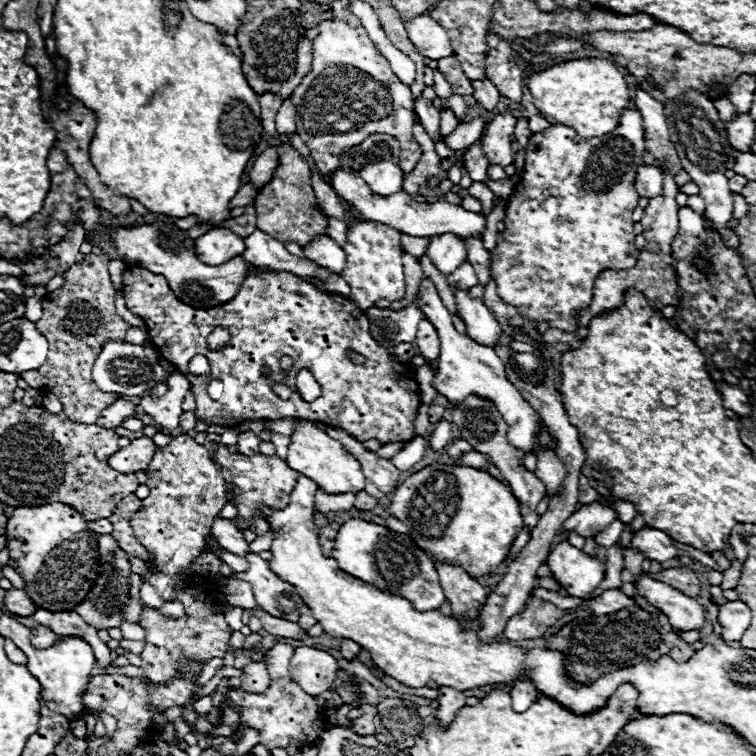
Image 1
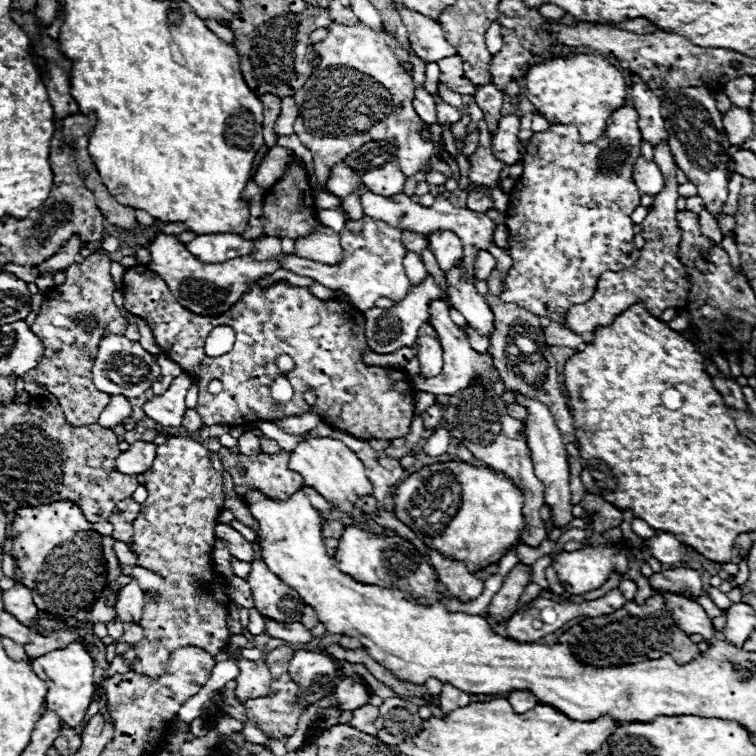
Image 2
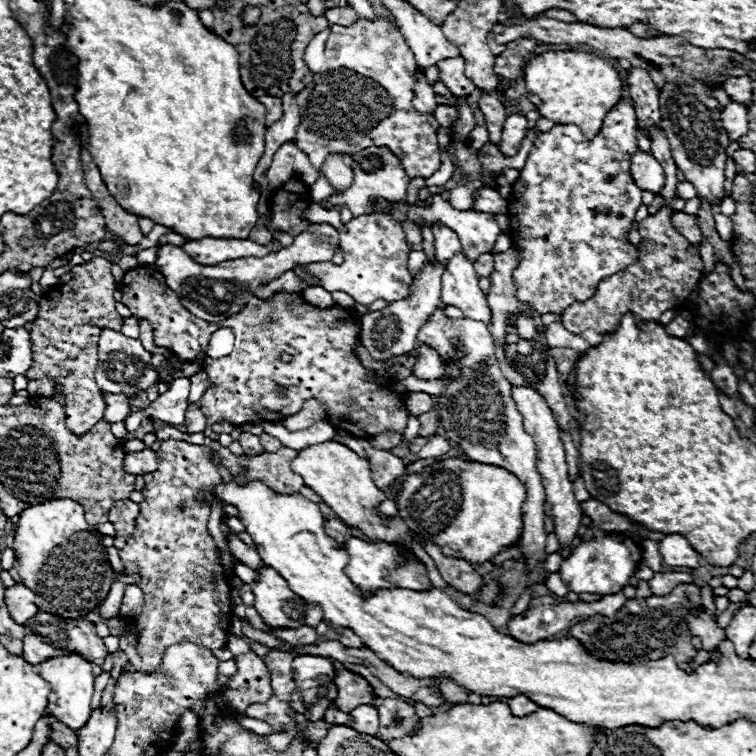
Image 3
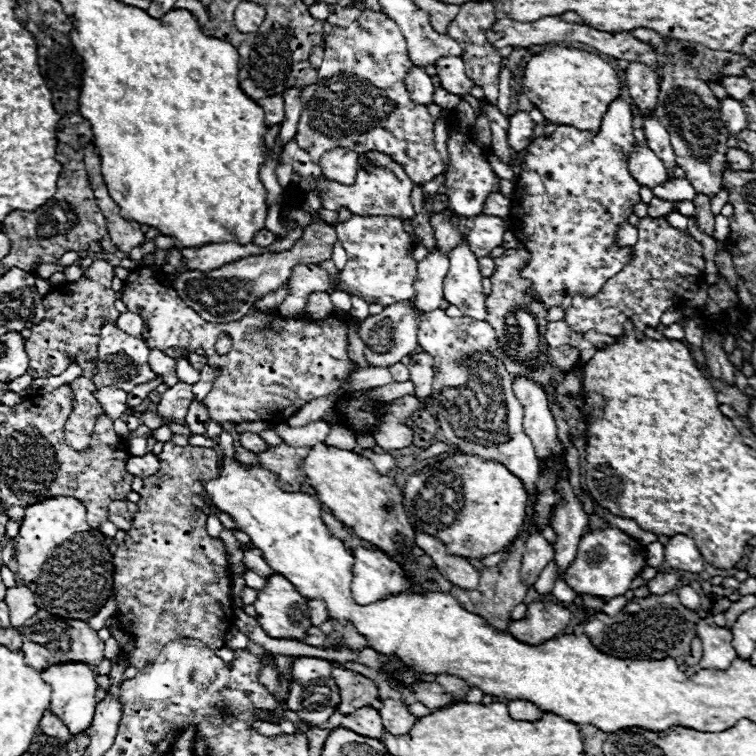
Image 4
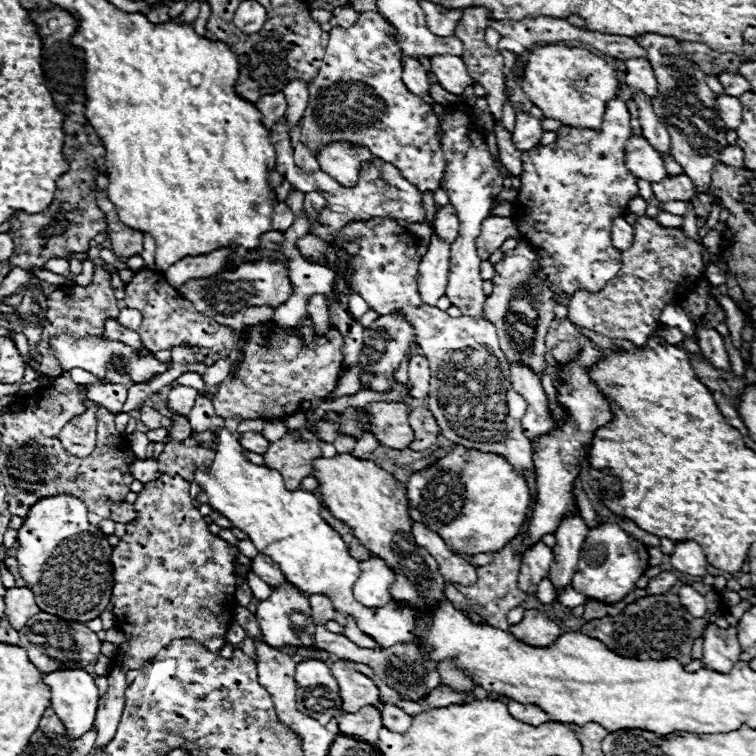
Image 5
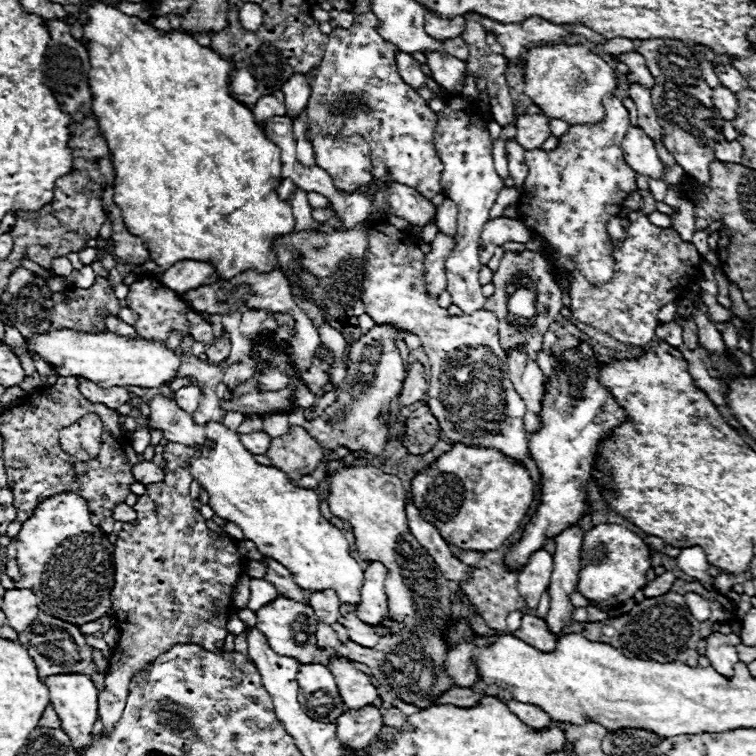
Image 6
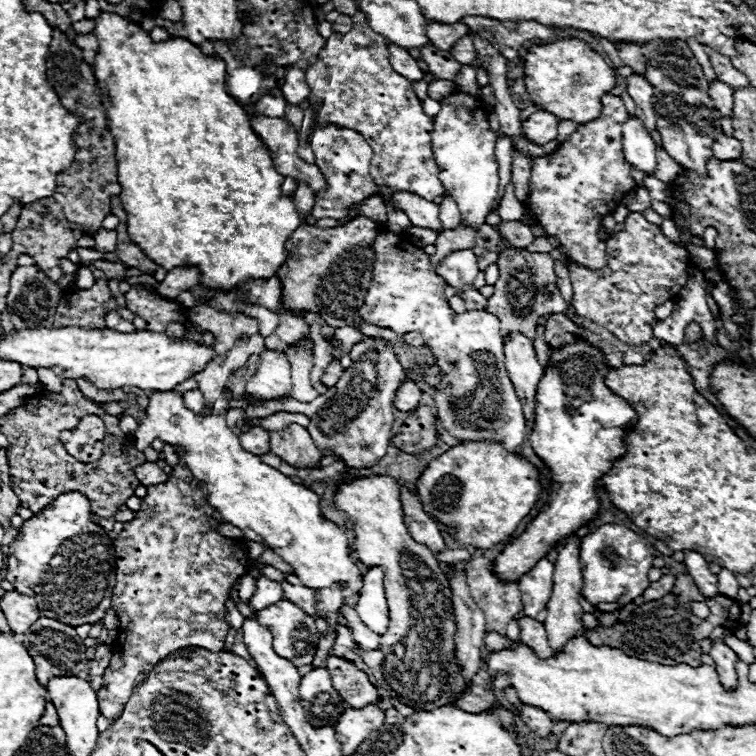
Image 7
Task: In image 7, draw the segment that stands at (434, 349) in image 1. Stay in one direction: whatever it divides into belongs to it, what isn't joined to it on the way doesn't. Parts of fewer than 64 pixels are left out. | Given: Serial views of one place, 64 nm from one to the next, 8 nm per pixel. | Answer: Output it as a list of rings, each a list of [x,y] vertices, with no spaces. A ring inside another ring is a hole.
[[[406,380],[406,382],[400,384],[400,390],[396,392],[394,406],[402,412],[412,412],[412,410],[416,410],[416,406],[420,402],[420,396],[422,396],[420,384],[416,384],[414,380]]]

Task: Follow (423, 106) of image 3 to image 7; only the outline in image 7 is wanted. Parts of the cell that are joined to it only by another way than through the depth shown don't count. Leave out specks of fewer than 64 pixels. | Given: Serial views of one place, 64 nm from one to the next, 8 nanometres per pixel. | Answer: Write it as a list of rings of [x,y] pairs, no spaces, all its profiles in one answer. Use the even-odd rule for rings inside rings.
[[[390,44],[390,54],[392,54],[392,68],[400,76],[408,78],[410,82],[418,82],[418,80],[424,78],[424,72],[418,68],[418,62],[404,48]]]

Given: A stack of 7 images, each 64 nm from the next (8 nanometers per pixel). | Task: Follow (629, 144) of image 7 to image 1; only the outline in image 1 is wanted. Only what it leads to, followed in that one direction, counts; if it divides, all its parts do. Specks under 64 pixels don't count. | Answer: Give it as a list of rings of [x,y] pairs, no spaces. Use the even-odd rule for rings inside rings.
[[[640,166],[636,172],[636,192],[642,198],[656,198],[662,194],[664,174],[656,166]]]

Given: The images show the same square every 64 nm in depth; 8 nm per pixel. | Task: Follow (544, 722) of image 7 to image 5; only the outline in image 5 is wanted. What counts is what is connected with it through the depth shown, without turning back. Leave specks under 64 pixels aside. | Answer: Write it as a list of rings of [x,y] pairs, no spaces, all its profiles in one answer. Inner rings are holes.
[[[508,700],[508,712],[516,720],[532,724],[532,726],[540,726],[540,724],[550,720],[548,714],[544,710],[540,710],[538,706],[534,706],[534,704],[520,704],[520,702],[514,702],[514,700]]]

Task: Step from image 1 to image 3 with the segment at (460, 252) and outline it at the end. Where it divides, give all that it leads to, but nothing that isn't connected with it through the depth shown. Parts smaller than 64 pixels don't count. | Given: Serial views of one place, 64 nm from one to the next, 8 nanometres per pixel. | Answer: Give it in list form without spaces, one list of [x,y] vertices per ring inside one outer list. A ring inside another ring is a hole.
[[[432,226],[432,234],[434,234],[434,250],[436,250],[436,260],[444,262],[444,266],[448,264],[448,260],[454,254],[462,252],[460,246],[460,238],[456,236],[454,230],[446,228],[446,226]]]

